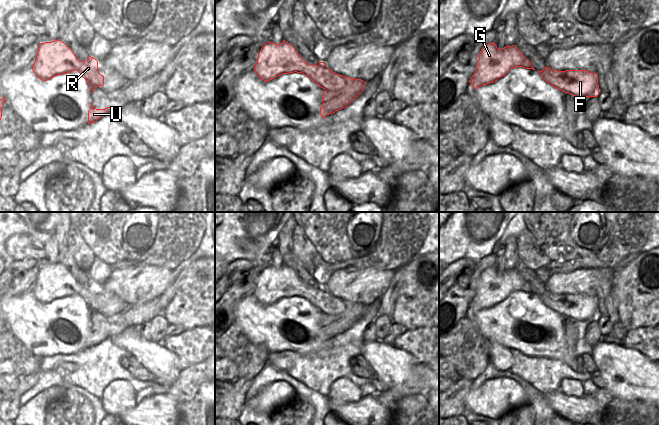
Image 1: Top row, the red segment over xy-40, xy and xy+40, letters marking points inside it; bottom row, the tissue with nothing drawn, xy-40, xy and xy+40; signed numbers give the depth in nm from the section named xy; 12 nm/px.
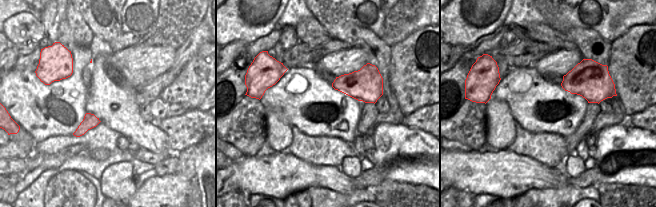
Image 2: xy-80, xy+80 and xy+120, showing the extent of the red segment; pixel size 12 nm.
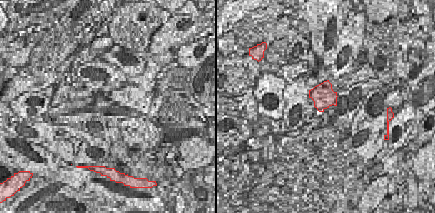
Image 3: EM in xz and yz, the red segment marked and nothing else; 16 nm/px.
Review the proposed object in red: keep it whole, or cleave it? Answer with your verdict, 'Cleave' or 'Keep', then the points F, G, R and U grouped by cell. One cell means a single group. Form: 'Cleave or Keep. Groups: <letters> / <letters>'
Cleave. Groups: F G R / U

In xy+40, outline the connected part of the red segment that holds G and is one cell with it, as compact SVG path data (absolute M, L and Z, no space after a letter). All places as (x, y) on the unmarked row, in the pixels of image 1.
M495 266L489 267L481 273L476 294L469 307L477 313L497 305L515 291L535 294L515 269L499 273Z

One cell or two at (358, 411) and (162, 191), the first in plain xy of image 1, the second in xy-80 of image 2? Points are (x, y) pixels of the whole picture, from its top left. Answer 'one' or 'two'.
one

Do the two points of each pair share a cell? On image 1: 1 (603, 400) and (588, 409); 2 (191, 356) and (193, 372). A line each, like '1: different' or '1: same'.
1: different
2: different

